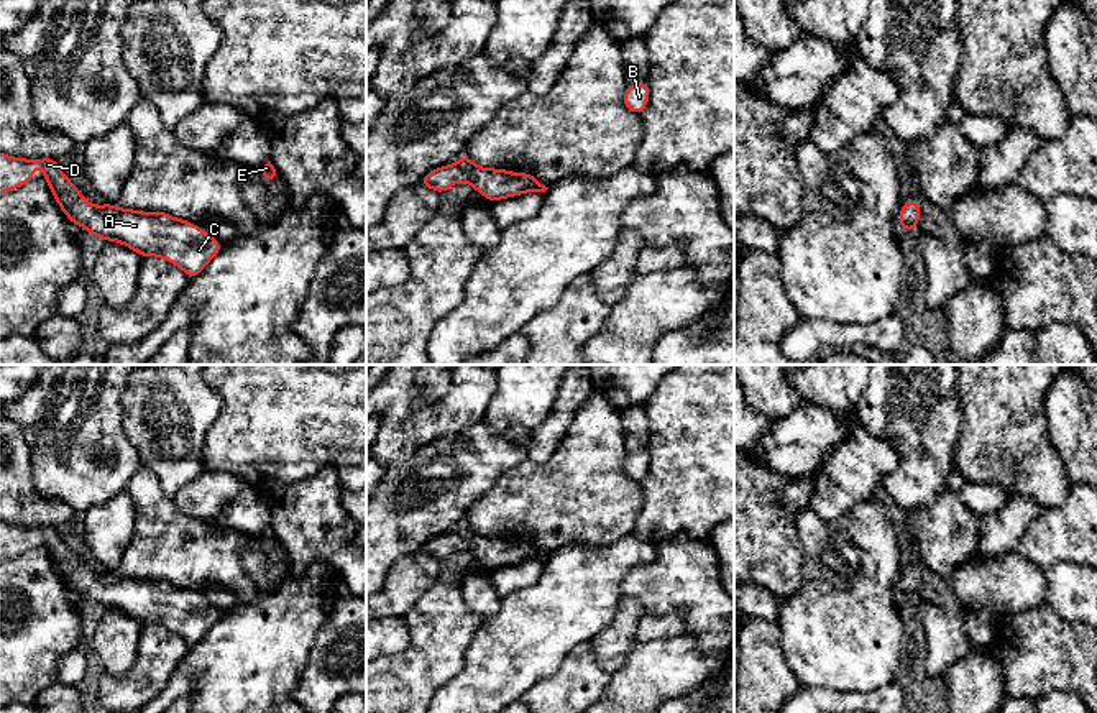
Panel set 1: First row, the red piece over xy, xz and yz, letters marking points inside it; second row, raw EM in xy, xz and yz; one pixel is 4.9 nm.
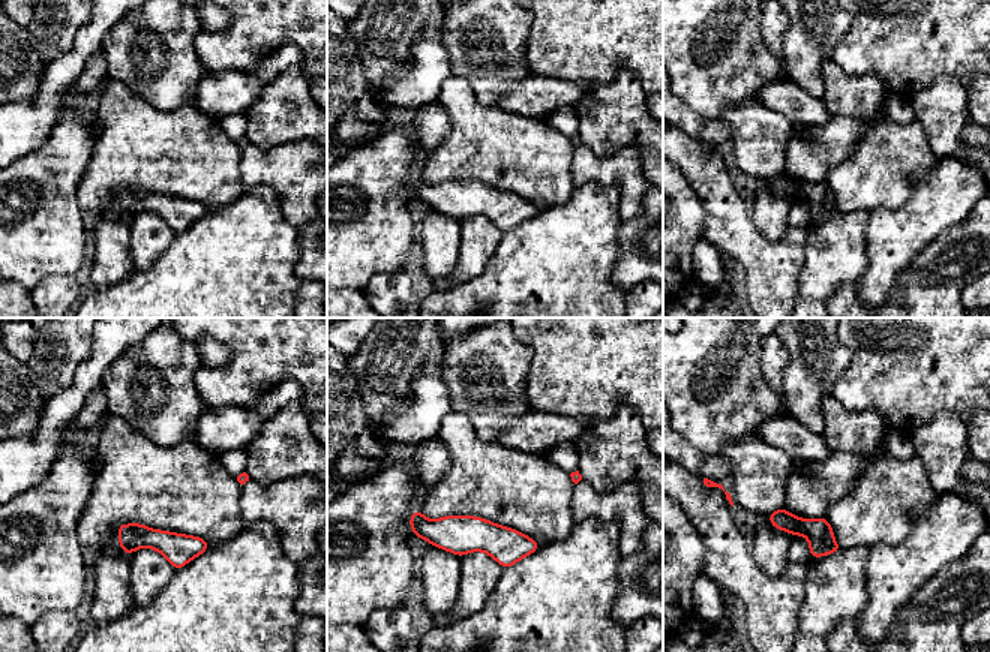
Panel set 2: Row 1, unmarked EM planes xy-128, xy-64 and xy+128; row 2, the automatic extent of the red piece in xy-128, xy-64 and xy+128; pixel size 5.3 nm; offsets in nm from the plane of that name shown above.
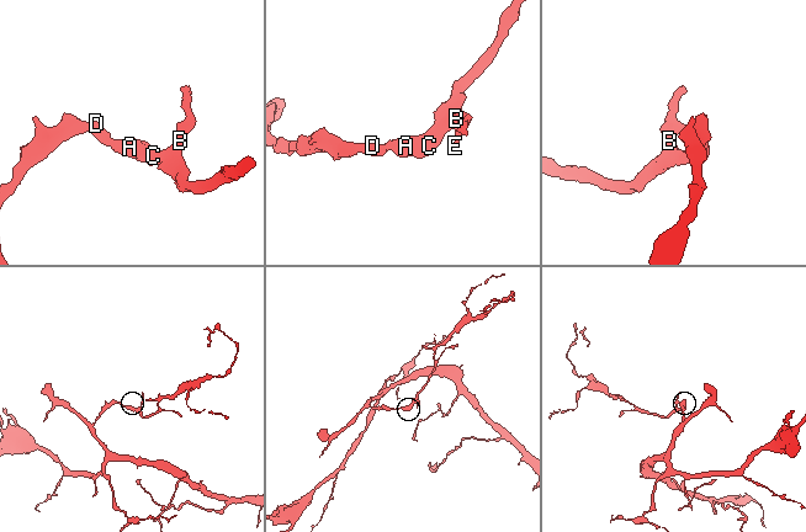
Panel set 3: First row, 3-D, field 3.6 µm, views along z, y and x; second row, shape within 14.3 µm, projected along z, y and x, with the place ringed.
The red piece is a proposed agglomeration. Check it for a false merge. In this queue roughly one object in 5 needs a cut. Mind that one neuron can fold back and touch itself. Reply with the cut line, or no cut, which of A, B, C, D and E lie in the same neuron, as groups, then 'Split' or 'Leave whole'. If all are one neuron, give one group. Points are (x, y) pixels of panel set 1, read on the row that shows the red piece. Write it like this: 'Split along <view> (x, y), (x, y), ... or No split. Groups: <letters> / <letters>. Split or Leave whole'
No split. Groups: A B C D E. Leave whole

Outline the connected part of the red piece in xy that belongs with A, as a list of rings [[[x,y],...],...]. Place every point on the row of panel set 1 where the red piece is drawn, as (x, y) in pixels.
[[[0,153],[0,194],[33,181],[33,168],[44,169],[54,199],[72,223],[102,240],[113,240],[145,256],[159,256],[197,276],[222,250],[223,243],[187,220],[164,212],[118,209],[113,204],[92,205],[51,158],[23,159]]]

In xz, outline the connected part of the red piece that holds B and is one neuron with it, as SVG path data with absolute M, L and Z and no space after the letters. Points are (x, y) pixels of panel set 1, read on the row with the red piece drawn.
M645 82L629 85L622 97L622 104L637 115L647 107L647 102L649 85Z

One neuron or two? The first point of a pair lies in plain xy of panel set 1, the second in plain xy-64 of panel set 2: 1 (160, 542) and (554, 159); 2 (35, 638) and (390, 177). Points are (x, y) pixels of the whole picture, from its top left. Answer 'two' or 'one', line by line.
1: one
2: one

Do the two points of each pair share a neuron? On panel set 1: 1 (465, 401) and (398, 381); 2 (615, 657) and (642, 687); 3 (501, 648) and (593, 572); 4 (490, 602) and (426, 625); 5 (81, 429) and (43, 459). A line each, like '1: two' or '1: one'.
1: one
2: two
3: one
4: two
5: one

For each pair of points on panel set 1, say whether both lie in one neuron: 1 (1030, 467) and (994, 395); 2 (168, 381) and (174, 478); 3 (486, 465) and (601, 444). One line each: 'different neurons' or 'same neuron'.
1: same neuron
2: same neuron
3: different neurons

